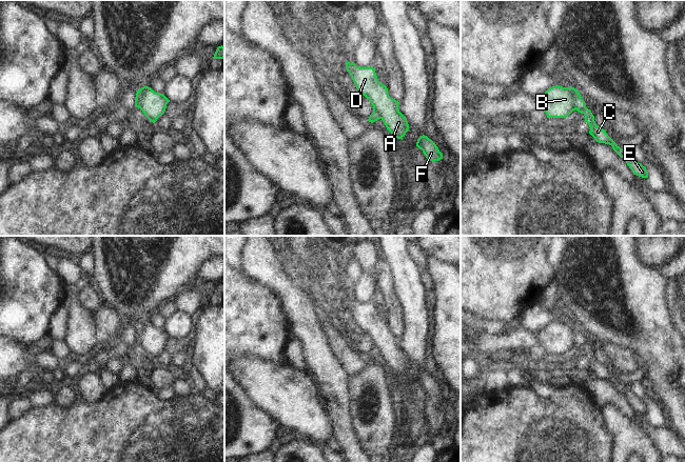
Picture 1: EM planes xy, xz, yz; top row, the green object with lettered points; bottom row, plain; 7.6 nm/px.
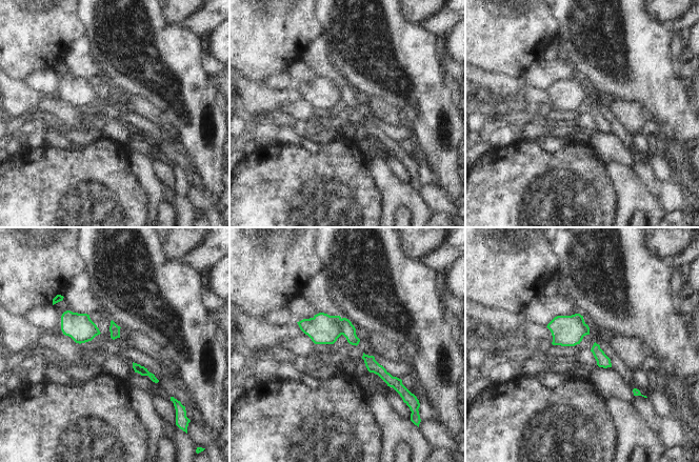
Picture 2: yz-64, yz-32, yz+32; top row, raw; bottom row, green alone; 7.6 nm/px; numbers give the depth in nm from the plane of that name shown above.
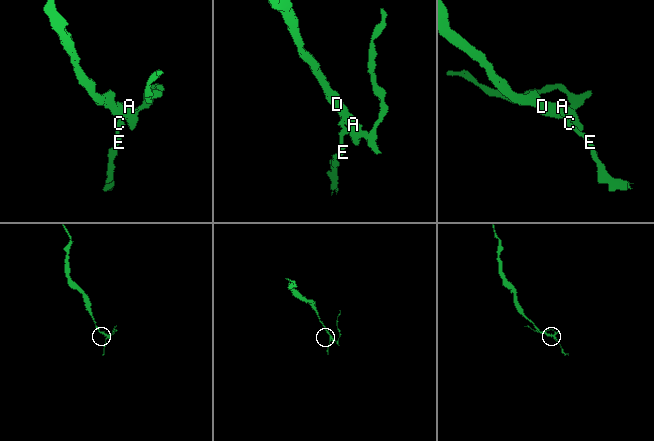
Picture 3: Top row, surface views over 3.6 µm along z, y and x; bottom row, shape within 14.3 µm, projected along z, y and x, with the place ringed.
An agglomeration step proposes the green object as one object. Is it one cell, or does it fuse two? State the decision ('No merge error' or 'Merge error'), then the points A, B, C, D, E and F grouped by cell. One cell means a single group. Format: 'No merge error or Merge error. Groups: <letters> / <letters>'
Merge error. Groups: A B D F / C E

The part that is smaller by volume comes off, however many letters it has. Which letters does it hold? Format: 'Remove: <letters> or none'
Remove: C, E

